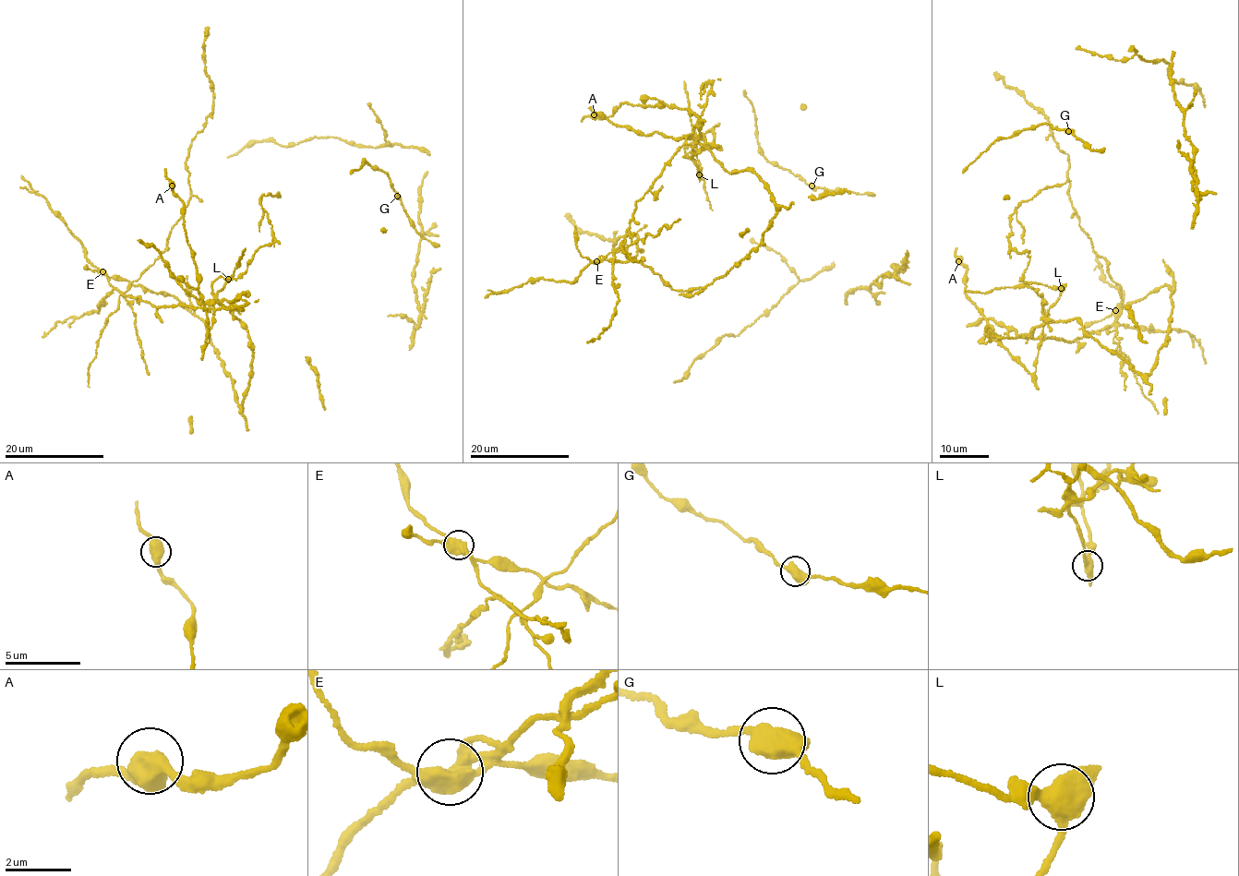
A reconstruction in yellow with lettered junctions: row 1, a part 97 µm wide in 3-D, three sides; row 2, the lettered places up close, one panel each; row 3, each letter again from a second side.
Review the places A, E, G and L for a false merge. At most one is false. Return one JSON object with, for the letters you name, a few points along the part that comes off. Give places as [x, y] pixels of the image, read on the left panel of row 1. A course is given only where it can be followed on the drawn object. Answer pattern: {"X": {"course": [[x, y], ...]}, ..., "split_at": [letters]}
{"E": {"course": [[102, 271], [123, 294], [165, 250], [187, 206], [186, 159], [211, 113], [204, 58], [208, 27]]}, "split_at": ["E"]}

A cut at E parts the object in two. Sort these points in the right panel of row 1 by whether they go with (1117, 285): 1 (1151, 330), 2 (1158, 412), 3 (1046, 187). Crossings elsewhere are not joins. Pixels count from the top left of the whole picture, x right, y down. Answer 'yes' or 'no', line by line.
1: yes
2: yes
3: no

